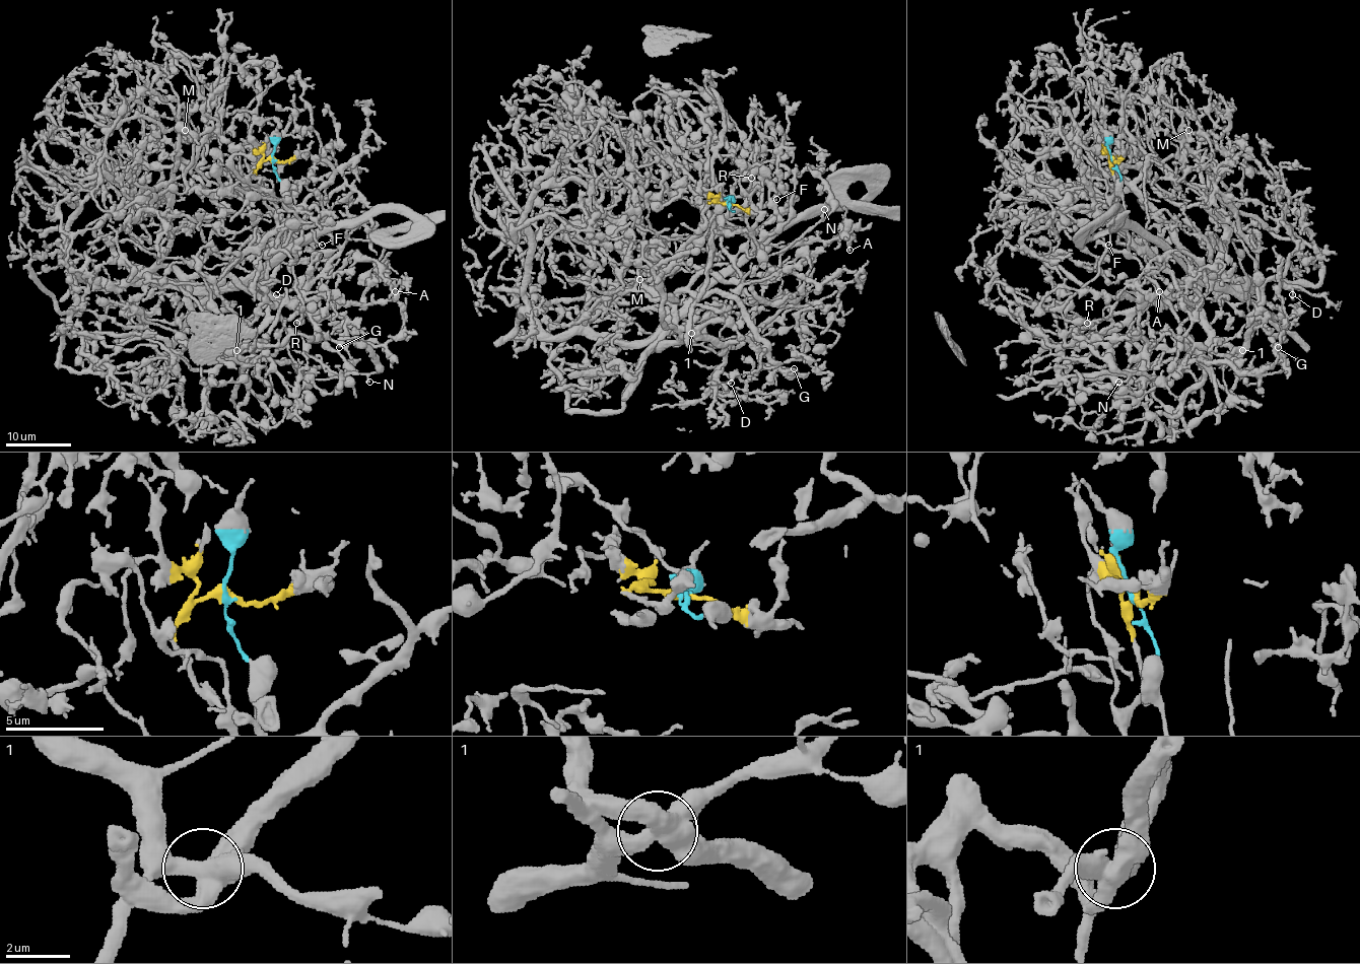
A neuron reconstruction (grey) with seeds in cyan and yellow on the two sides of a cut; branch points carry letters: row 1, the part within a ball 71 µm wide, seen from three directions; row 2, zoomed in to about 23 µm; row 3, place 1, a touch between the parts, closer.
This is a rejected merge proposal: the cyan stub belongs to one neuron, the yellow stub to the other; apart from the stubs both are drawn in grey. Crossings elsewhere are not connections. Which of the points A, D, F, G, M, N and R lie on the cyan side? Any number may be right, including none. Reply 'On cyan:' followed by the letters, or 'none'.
On cyan: F, N, R

